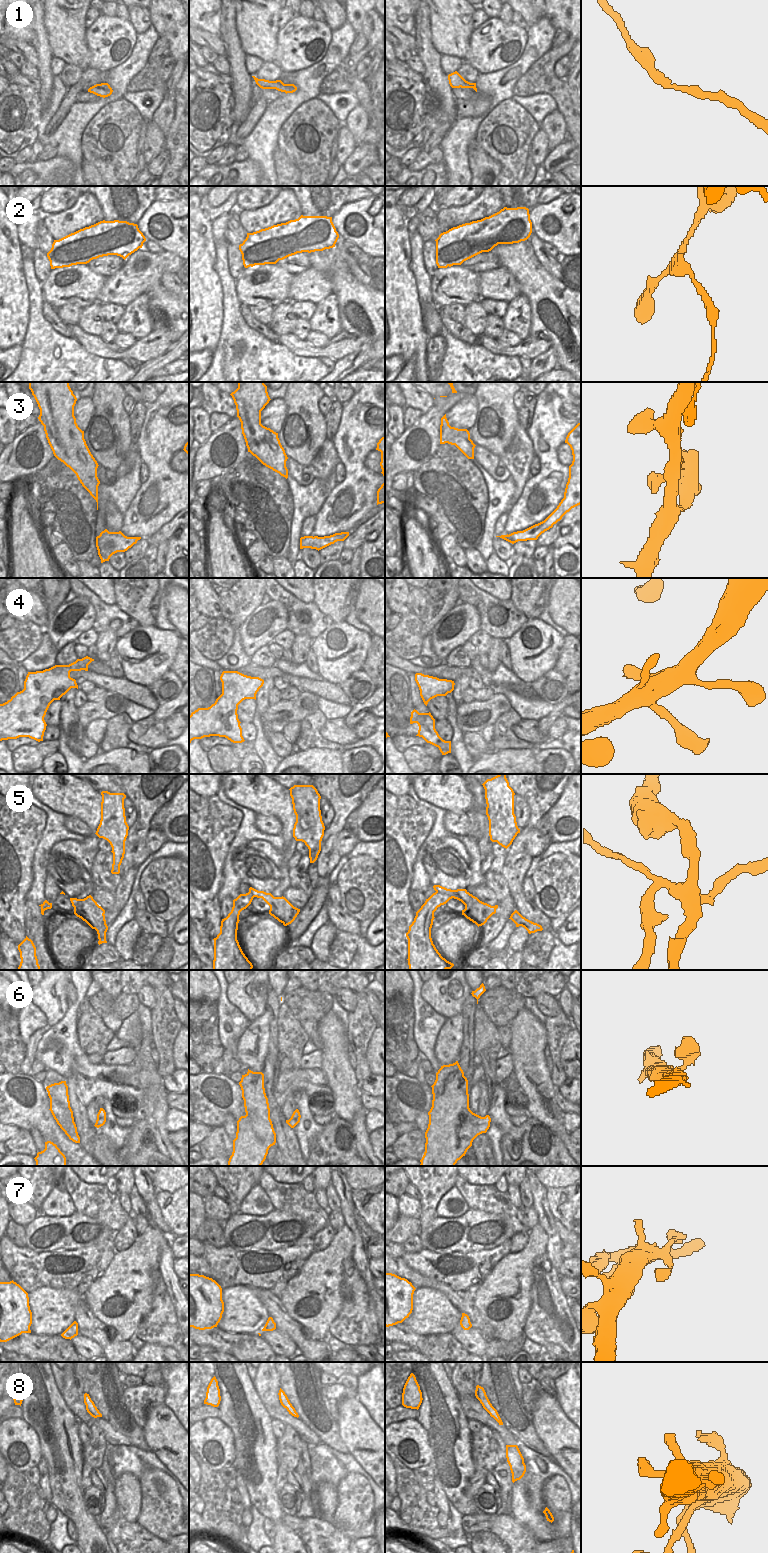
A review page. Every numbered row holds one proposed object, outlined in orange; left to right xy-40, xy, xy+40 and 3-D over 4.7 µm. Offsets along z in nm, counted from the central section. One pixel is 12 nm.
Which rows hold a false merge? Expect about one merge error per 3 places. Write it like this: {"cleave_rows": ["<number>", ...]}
{"cleave_rows": ["2", "5"]}

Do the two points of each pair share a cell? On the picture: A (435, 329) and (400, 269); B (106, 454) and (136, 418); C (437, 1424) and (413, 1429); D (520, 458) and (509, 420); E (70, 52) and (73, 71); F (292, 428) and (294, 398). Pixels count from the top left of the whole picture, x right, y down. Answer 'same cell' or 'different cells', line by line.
A: different cells
B: different cells
C: different cells
D: different cells
E: different cells
F: same cell

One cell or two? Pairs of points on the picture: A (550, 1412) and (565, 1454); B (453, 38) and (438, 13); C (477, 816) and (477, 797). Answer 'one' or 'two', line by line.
A: one
B: one
C: one

